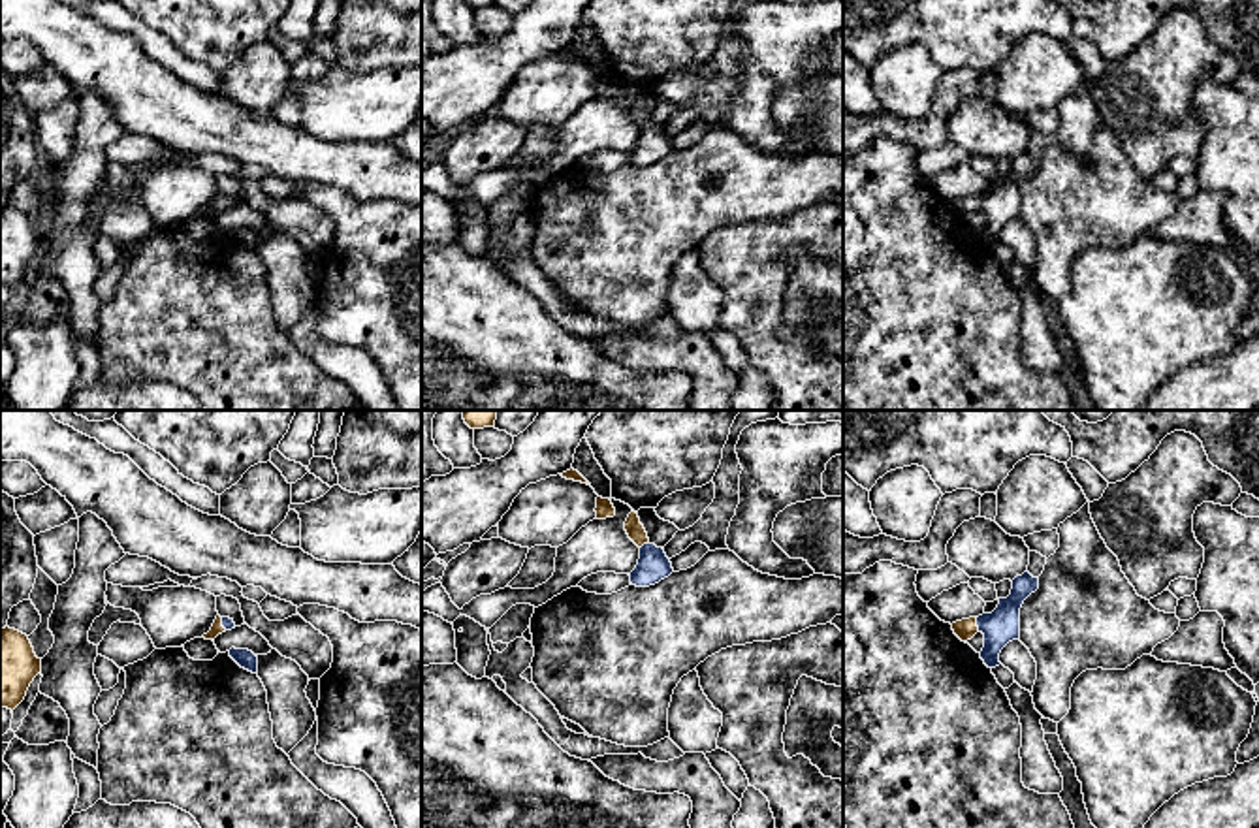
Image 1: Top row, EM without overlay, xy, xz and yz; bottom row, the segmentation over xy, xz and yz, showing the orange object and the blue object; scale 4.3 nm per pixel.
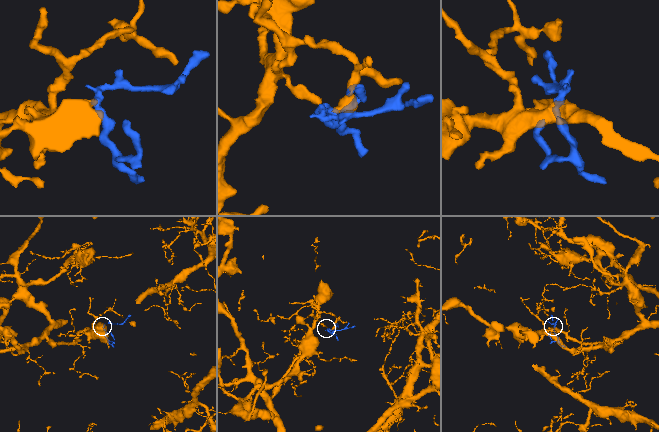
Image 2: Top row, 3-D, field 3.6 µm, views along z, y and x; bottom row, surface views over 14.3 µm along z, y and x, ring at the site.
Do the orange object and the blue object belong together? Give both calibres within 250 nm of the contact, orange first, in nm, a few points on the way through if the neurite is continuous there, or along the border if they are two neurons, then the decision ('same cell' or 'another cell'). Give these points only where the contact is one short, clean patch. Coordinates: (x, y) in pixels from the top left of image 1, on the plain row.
90 nm thick on the orange side, 150 nm on the other; runs through yz (966, 207), (975, 204), (1000, 206); same cell

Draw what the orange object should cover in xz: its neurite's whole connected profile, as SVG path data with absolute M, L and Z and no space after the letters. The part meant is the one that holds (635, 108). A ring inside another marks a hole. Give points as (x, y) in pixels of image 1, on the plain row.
M632 88L625 100L629 117L640 126L636 147L629 152L636 166L649 166L668 156L674 147L662 126L649 120L638 92Z

